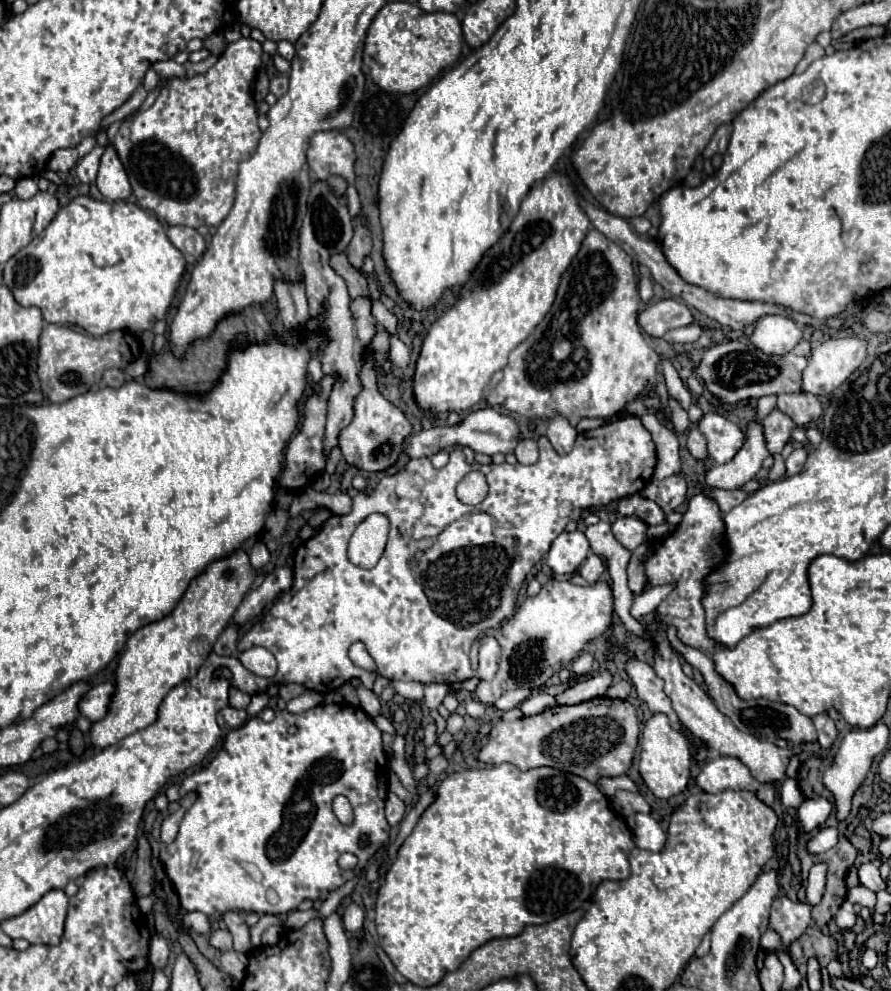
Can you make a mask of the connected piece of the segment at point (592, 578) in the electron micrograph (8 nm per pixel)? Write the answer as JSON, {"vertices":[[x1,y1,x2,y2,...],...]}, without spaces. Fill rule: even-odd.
{"vertices":[[591,554,585,562,583,562,583,566,581,566,581,576,589,582,589,584,595,584,597,580,599,580,599,576,601,576,601,572,605,570,605,564,603,564,603,560,601,560,601,556,597,556,597,554]]}

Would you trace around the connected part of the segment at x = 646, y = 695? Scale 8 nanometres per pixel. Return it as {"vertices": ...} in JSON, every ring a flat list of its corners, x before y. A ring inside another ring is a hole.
{"vertices":[[633,658,627,662,627,674,629,674,629,680,633,682,639,698,643,702,647,702,649,710,653,714,657,714,657,712,667,714,671,720,671,726,679,732,685,732,685,726,681,724,675,710,671,708,671,700,663,692,663,680,653,672,653,668,647,662]]}

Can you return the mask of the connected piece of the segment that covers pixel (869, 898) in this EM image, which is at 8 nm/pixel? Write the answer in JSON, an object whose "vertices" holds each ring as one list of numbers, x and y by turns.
{"vertices":[[857,886,857,888,851,888,849,892,847,892,847,900,851,902,851,904,859,904,859,906,863,906,863,908,875,908,875,892,871,892,871,890,867,890,865,886]]}

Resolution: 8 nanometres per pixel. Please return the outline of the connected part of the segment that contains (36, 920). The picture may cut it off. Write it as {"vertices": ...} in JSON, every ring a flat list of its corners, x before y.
{"vertices":[[51,890,23,914,5,920,1,930,11,938,25,938,29,944,57,946,63,936,67,906,67,894,63,890]]}

